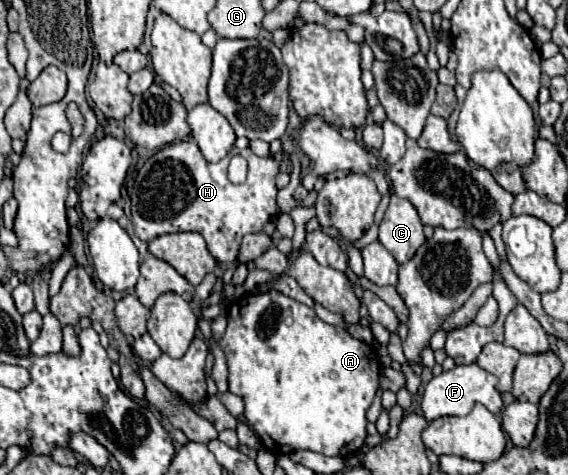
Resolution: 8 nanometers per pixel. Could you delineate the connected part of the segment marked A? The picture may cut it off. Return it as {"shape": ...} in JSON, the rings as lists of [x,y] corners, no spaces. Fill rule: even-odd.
{"shape":[[[277,291],[235,299],[227,319],[229,325],[219,347],[229,365],[229,391],[245,401],[245,419],[259,435],[263,447],[275,455],[309,449],[345,459],[357,453],[367,437],[367,409],[379,387],[381,365],[375,351],[367,343],[353,339],[345,329],[323,323],[311,307]]]}

